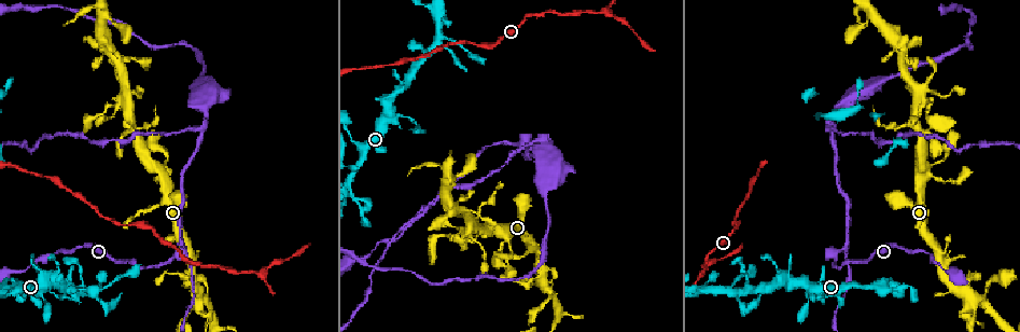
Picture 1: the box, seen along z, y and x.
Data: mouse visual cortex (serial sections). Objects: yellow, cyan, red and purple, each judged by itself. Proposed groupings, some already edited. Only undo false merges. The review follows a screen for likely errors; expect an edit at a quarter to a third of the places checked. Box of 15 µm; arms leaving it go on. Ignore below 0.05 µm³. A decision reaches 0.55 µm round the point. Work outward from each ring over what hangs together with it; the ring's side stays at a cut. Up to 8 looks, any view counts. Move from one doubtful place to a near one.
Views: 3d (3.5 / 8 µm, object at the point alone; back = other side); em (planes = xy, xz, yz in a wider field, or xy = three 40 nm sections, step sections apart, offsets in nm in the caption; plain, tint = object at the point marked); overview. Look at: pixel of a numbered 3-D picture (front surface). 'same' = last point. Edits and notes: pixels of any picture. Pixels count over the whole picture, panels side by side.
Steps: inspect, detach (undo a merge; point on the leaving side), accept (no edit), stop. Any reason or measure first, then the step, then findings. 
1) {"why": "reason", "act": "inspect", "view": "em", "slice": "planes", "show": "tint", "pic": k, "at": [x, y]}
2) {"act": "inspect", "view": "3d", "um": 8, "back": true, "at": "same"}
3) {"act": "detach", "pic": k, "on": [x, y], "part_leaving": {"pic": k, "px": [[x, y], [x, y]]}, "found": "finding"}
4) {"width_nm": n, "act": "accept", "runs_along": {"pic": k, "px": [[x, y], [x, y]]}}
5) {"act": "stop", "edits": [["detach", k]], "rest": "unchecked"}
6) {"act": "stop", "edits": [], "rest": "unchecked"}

{"why": "thin arm on a thick one", "act": "inspect", "view": "3d", "um": 3.5, "pic": 1, "at": [921, 173]}

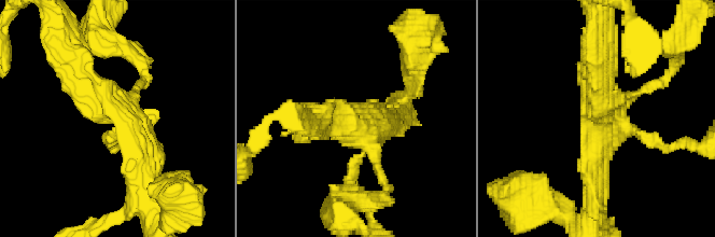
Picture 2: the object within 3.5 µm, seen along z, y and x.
{"arms": 4, "arm_widths_nm": [150, 150, 300, 400], "why": "now the EM", "act": "inspect", "view": "em", "slice": "xy", "step": 2, "show": "tint", "pic": 2, "at": [126, 116]}

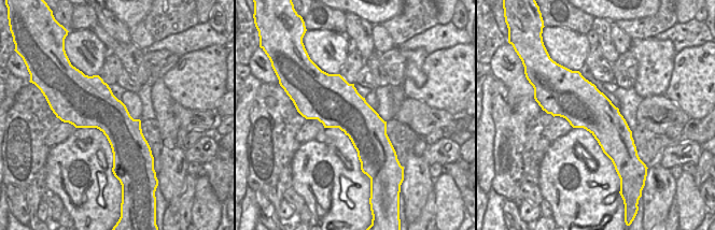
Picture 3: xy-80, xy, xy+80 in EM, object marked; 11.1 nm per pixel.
{"act": "accept", "runs_along": {"pic": 2, "px": [[145, 185], [132, 125], [73, 66]]}, "found": "continuous, no second cell"}

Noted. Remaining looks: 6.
{"why": "arms part here", "act": "inspect", "view": "3d", "um": 3.5, "pic": 1, "at": [703, 275]}

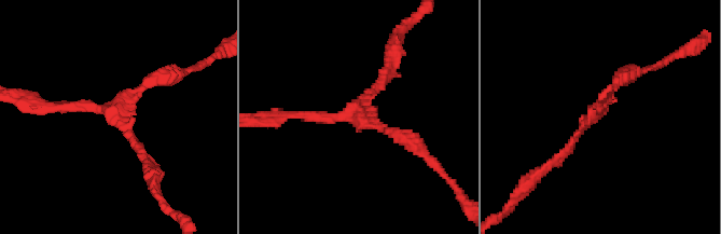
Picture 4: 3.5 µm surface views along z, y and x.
{"arms": 3, "arm_widths_nm": [150, 150, 150], "act": "inspect", "view": "em", "slice": "xy", "step": 2, "show": "tint", "pic": 4, "at": [354, 115]}

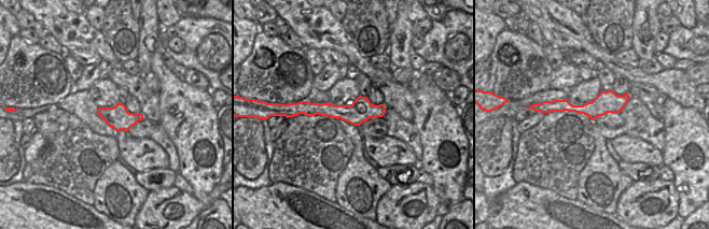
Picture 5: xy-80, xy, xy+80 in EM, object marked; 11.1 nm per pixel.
{"act": "detach", "pic": 4, "on": [146, 82], "part_leaving": {"pic": 4, "px": [[119, 106], [149, 82], [198, 66]]}, "found": "two cells meet here"}

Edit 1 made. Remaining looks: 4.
{"act": "inspect", "view": "overview"}

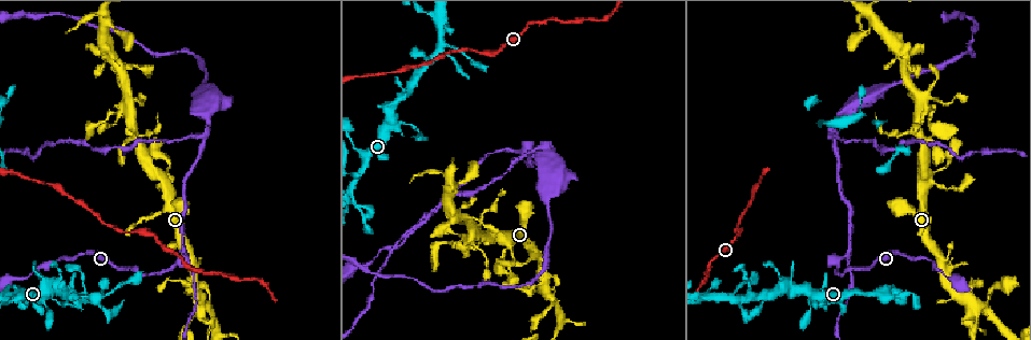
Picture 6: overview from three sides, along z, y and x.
{"why": "a fork", "act": "inspect", "view": "3d", "um": 3.5, "pic": 6, "at": [185, 258]}

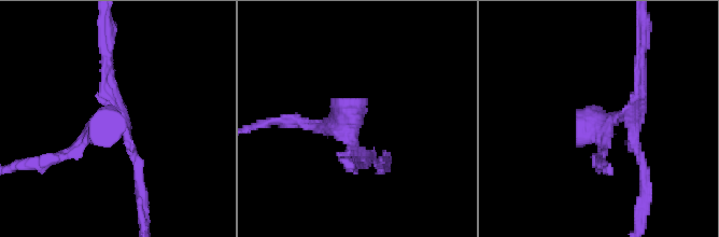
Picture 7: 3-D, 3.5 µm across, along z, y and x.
{"arms": 3, "arm_widths_nm": [100, 150, 150], "why": "now the EM", "act": "inspect", "view": "em", "slice": "xy", "step": 1, "show": "tint", "pic": 7, "at": [616, 118]}

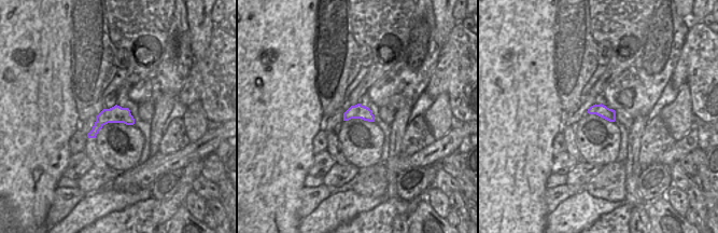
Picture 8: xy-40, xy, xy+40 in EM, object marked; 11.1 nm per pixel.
{"act": "detach", "pic": 7, "on": [110, 78], "part_leaving": {"pic": 7, "px": [[110, 102], [110, 29]]}, "found": "a second cell is stuck on"}

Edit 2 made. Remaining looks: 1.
{"act": "stop", "edits": [["detach", 4], ["detach", 7]], "rest": "unchecked"}

